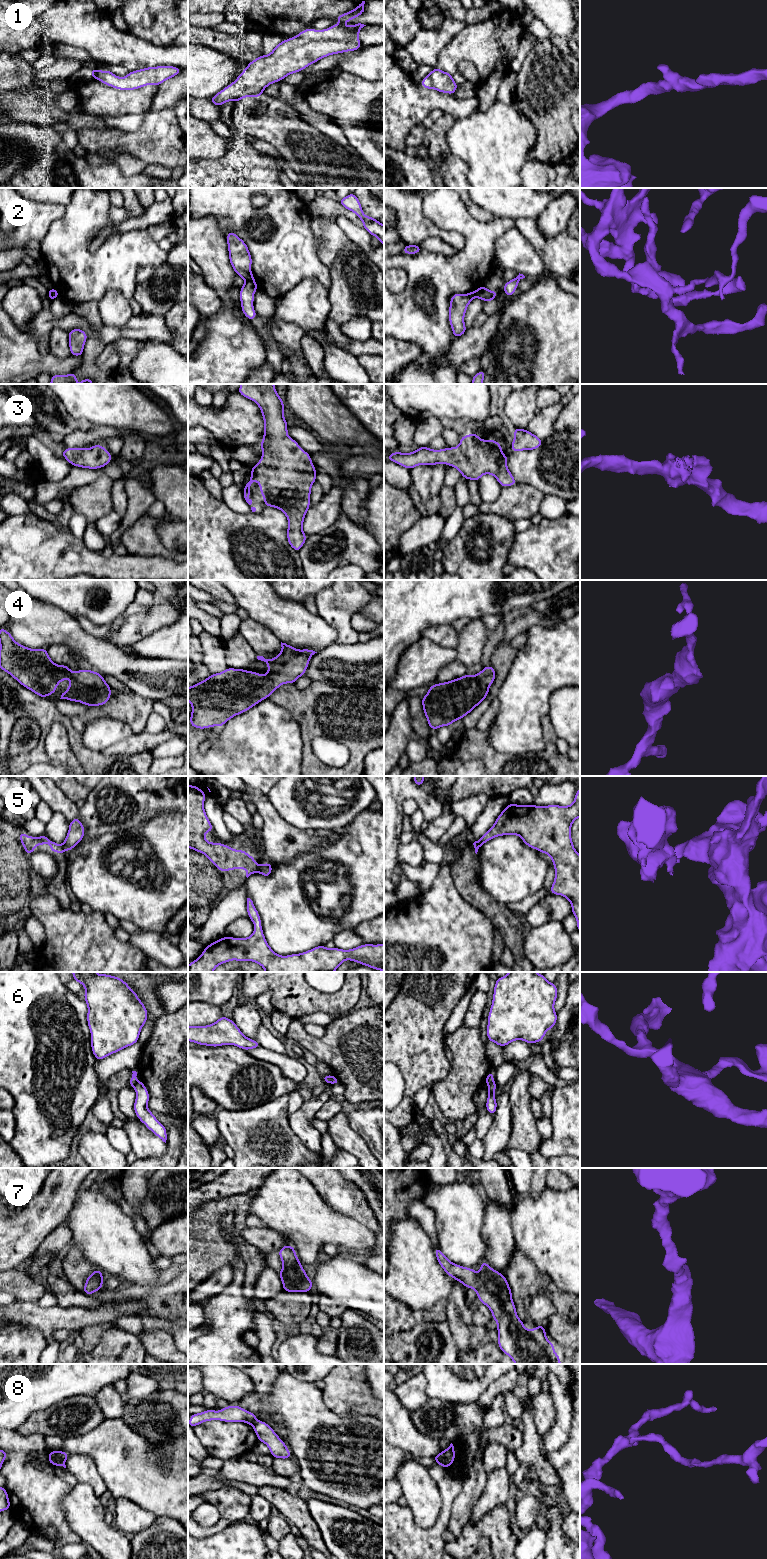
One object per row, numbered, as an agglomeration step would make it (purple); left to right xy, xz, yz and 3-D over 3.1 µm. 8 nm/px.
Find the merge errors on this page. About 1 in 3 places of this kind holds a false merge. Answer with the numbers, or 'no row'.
2, 5, 6, 8

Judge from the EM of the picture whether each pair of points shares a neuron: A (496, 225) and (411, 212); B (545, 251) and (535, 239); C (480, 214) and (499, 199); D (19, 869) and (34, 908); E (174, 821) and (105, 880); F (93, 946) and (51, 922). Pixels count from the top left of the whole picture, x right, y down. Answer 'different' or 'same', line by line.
A: different
B: same
C: different
D: different
E: same
F: same

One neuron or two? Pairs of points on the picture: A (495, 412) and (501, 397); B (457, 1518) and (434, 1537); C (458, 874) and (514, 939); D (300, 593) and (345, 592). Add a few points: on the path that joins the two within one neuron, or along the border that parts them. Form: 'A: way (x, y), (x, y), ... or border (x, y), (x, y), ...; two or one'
A: way (497, 408), (498, 401); one
B: border (454, 1502), (450, 1521), (444, 1532), (445, 1541); two
C: way (473, 890), (506, 923); one
D: border (321, 590), (314, 596); two

